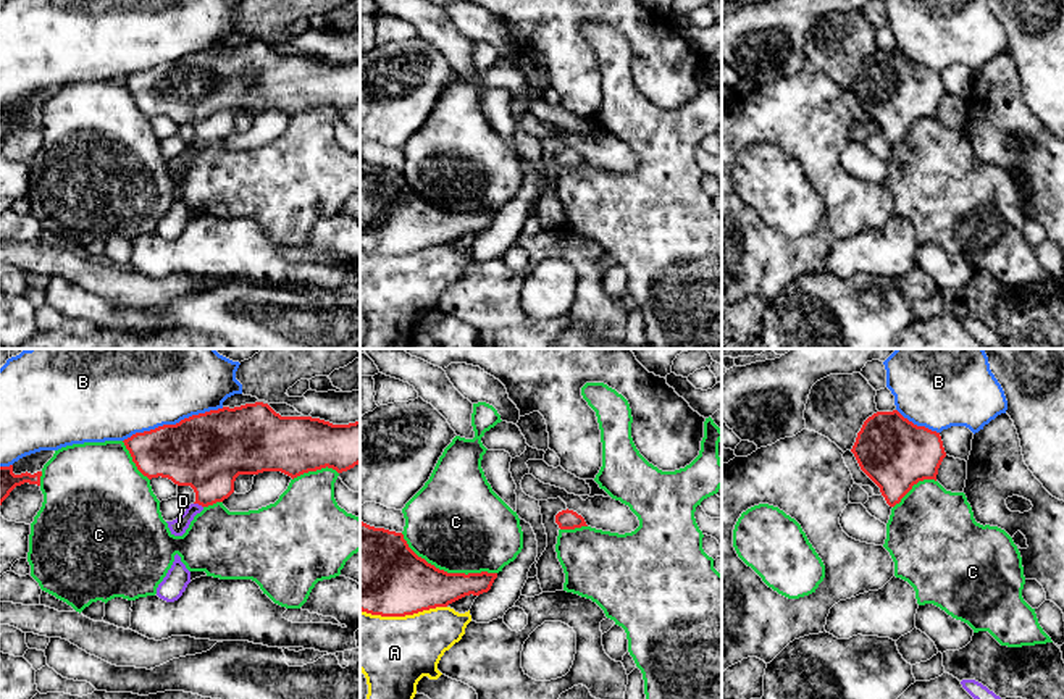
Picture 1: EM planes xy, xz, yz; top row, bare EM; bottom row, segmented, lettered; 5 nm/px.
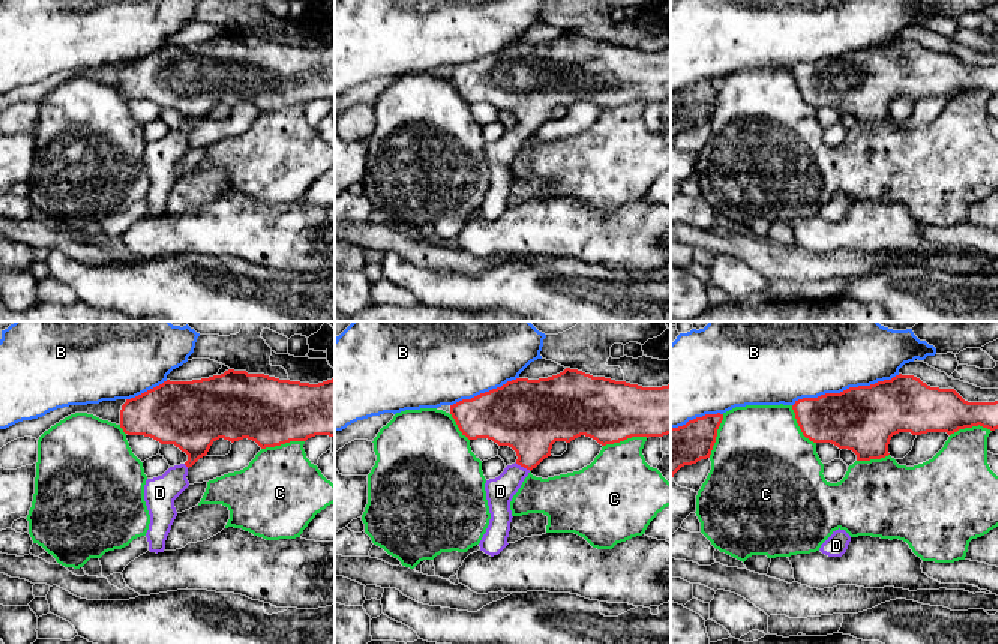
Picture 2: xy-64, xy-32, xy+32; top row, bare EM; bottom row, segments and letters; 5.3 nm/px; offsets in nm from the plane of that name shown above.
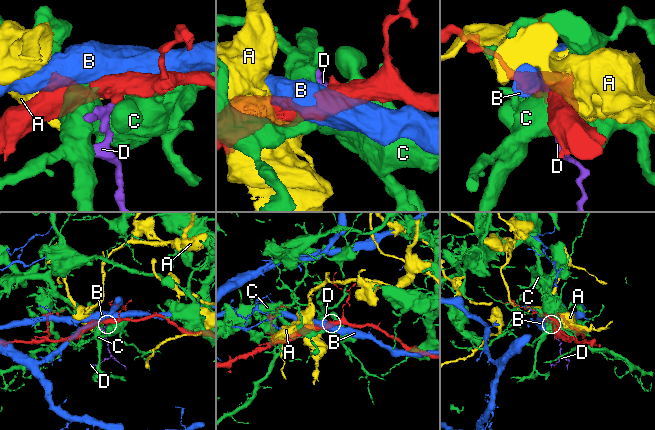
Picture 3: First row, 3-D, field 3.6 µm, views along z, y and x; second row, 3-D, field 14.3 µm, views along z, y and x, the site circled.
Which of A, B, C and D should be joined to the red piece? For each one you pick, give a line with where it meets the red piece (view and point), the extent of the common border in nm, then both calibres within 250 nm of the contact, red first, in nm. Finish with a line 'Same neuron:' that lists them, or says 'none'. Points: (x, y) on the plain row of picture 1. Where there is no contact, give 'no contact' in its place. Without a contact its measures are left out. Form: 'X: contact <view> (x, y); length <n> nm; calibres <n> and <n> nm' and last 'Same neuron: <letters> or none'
D: contact xy (199, 142); length 50 nm; calibres 360 and 90 nm
Same neuron: D

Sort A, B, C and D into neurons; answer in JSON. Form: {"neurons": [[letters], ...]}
{"neurons": [["A"], ["B"], ["C"], ["D"]]}

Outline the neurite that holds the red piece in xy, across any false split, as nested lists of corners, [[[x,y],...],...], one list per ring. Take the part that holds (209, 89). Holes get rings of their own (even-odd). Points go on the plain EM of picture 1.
[[[263,40],[192,53],[176,63],[136,71],[123,81],[149,118],[161,115],[194,128],[195,140],[181,155],[166,160],[174,174],[182,174],[205,145],[228,137],[239,113],[281,110],[294,118],[326,105],[342,111],[360,102],[360,60],[333,63],[312,55],[281,55]]]

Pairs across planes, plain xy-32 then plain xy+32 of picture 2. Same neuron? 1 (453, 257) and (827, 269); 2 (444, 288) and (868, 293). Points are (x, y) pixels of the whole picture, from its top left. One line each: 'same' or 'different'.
1: same
2: same

